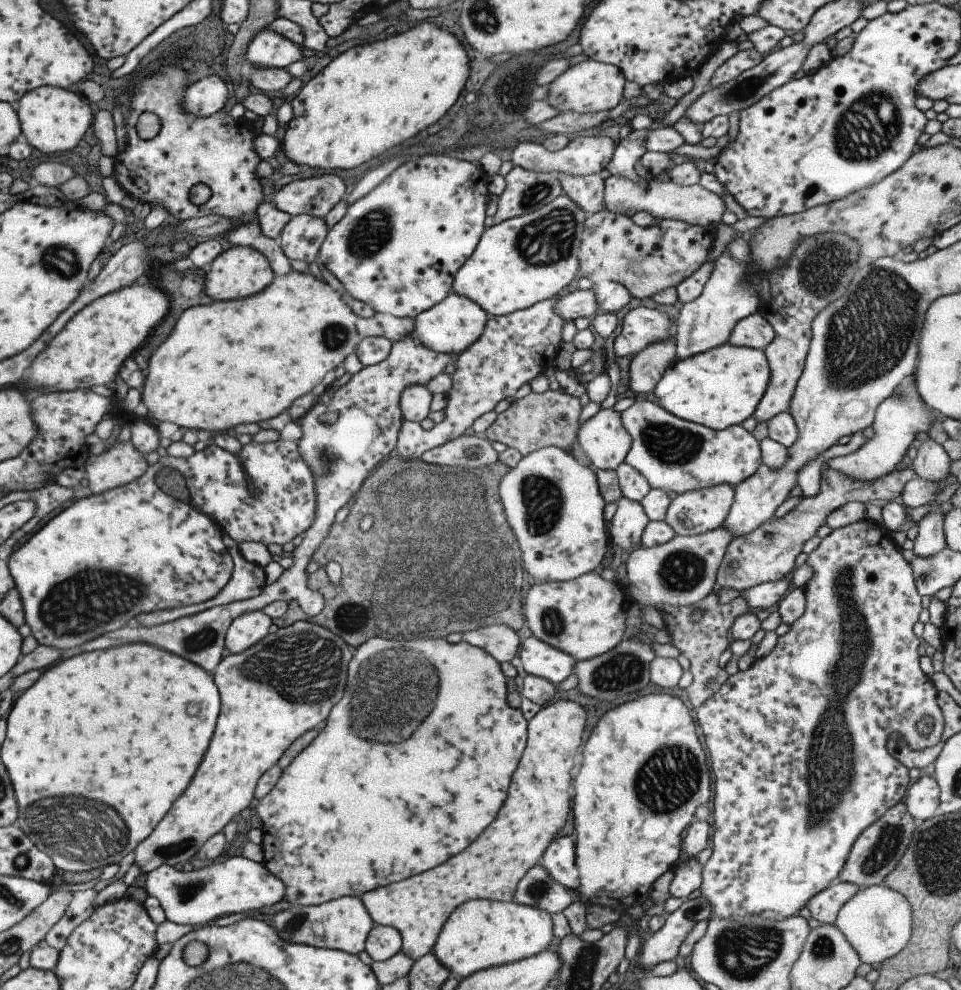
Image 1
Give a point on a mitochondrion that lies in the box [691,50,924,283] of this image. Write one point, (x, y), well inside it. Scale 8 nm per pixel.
(867, 129)

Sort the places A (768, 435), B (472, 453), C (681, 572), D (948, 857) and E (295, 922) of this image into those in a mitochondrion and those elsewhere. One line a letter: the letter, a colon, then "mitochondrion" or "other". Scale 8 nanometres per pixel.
A: other
B: mitochondrion
C: mitochondrion
D: mitochondrion
E: mitochondrion

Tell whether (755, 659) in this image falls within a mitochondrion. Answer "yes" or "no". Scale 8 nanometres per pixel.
no

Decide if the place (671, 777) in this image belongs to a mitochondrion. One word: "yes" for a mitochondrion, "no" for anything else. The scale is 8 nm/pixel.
yes

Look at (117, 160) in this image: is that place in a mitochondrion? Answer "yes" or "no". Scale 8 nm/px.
no

